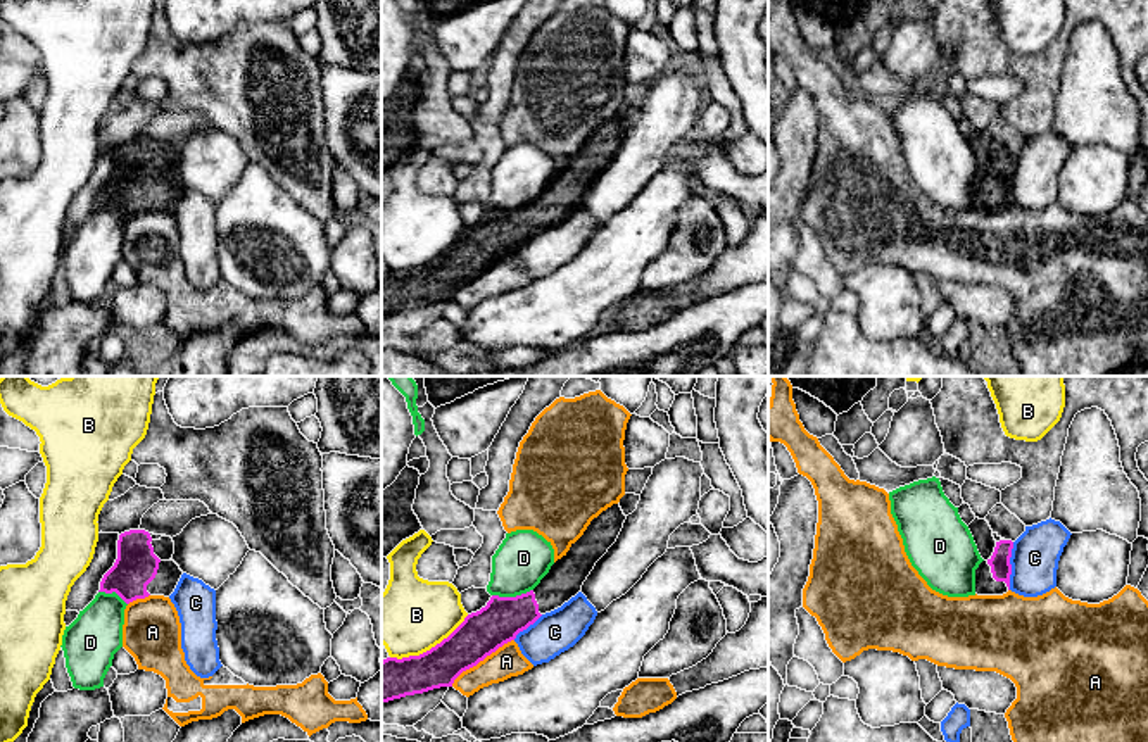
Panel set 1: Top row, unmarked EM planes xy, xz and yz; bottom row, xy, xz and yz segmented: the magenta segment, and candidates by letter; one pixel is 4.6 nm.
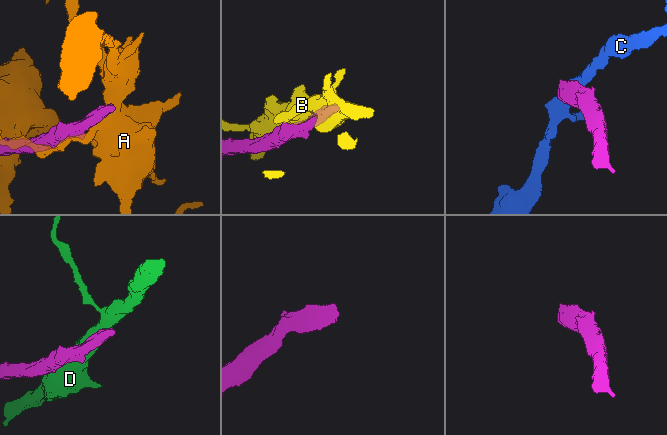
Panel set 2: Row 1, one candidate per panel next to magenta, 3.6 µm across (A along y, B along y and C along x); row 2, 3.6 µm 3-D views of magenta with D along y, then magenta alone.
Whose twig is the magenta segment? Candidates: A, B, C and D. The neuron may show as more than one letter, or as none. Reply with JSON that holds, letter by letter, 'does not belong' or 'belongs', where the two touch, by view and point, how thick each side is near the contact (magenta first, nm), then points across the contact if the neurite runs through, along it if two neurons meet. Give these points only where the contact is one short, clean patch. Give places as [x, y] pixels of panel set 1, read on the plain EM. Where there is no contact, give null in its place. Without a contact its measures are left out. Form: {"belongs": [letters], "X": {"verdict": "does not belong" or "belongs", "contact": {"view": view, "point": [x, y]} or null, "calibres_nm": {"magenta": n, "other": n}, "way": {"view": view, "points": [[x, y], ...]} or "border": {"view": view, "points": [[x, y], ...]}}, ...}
{"belongs": [], "A": {"verdict": "does not belong", "contact": {"view": "xz", "point": [480, 273]}, "calibres_nm": {"magenta": 200, "other": 150}}, "B": {"verdict": "does not belong", "contact": {"view": "xz", "point": [430, 263]}, "calibres_nm": {"magenta": 200, "other": 340}}, "C": {"verdict": "does not belong", "contact": {"view": "yz", "point": [1010, 180]}, "calibres_nm": {"magenta": 100, "other": 220}, "border": {"view": "yz", "points": [[1014, 156], [1009, 202]]}}, "D": {"verdict": "does not belong", "contact": {"view": "xz", "point": [511, 211]}, "calibres_nm": {"magenta": 200, "other": 260}}}

